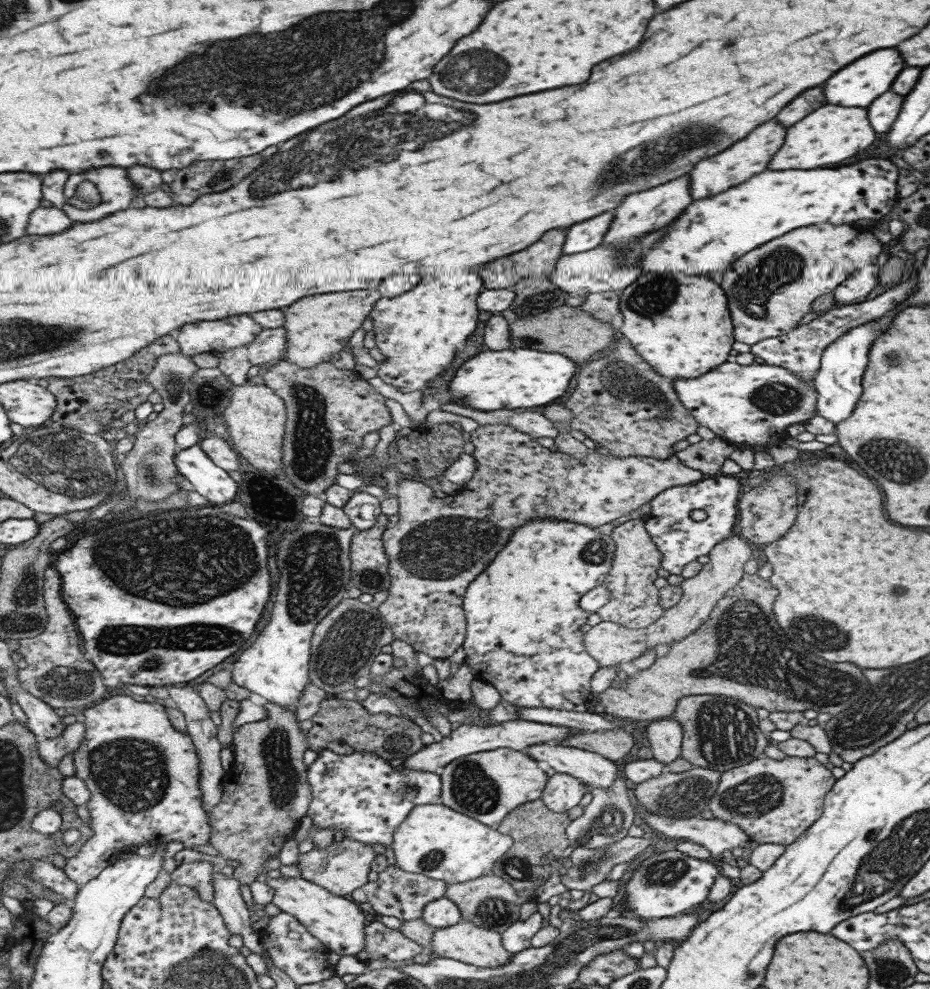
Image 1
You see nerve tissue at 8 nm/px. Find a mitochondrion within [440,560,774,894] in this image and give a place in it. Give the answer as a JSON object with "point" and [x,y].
{"point":[725,734]}

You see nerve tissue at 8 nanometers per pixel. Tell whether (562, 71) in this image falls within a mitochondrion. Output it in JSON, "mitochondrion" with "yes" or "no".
{"mitochondrion":"no"}

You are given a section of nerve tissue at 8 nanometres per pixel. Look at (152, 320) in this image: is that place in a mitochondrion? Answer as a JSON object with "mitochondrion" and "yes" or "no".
{"mitochondrion":"no"}

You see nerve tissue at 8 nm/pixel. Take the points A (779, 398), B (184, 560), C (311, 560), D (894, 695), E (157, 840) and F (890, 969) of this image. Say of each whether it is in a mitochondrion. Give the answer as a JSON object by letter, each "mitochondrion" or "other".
{"A":"mitochondrion","B":"mitochondrion","C":"mitochondrion","D":"mitochondrion","E":"other","F":"mitochondrion"}

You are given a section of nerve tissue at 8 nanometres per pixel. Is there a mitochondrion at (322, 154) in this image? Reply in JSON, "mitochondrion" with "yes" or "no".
{"mitochondrion":"yes"}

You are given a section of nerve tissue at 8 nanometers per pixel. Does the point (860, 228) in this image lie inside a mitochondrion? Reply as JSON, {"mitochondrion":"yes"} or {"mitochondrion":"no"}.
{"mitochondrion":"no"}

